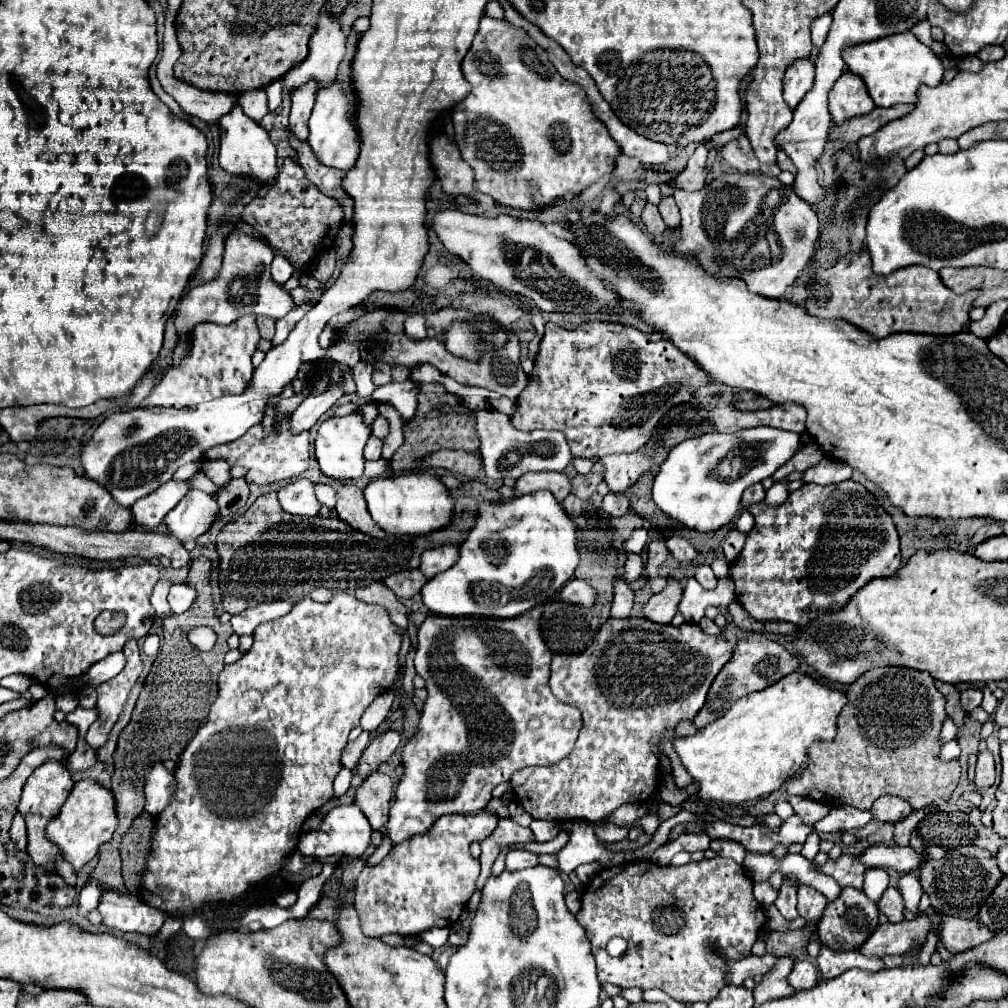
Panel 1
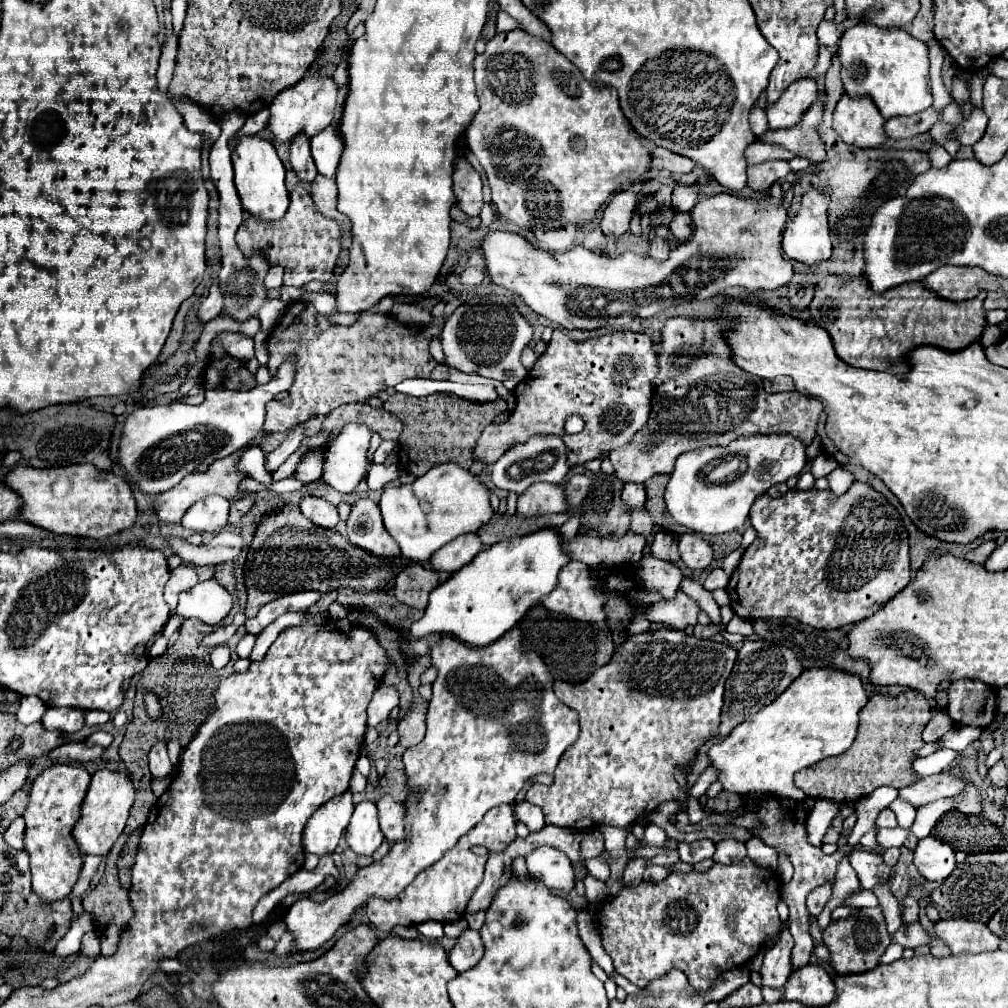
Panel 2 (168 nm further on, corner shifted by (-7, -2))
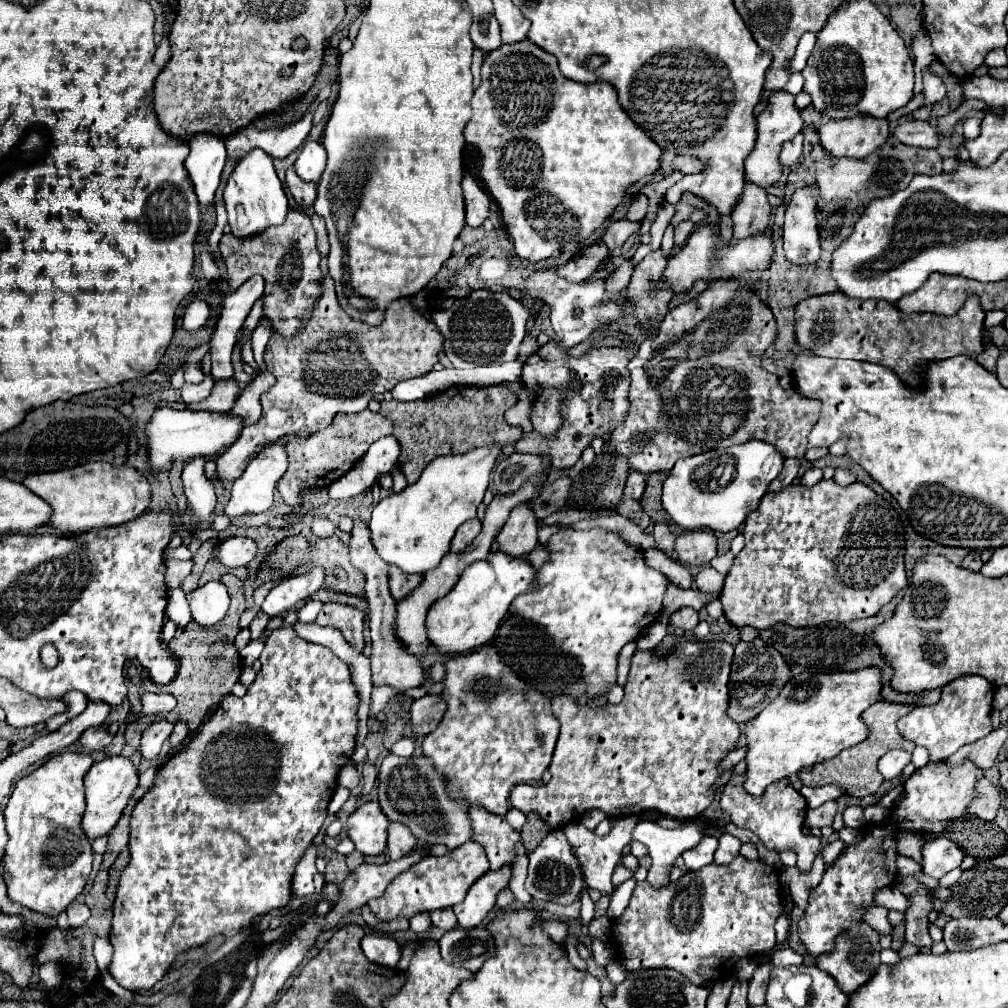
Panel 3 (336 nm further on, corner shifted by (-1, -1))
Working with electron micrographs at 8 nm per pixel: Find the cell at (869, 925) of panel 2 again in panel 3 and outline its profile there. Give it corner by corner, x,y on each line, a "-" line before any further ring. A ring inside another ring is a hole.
862,920
850,926
846,932
842,932
834,942
834,950
816,958
816,966
828,972
830,976
834,976
834,980
846,994
852,994
874,974
876,966
880,964
880,950
882,950
880,934
868,922

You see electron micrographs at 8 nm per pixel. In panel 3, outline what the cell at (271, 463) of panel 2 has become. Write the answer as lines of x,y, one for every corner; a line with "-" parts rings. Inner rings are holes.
282,444
266,446
254,460
250,460
244,474
238,480
234,480
230,500
224,508
224,514
230,518
236,518
242,514
266,512
272,506
272,494
274,494
274,486
278,482
278,476
282,476
286,472
286,468
288,468
288,456
286,456
284,446

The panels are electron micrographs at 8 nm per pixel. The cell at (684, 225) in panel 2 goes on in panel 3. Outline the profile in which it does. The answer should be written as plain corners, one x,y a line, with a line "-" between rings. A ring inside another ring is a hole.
684,220
684,222
680,222
678,226
676,226
676,234
674,234
674,242
678,244
678,246
682,246
686,240
688,240
688,236
692,234
692,230
696,228
696,224
694,222
690,222
690,220

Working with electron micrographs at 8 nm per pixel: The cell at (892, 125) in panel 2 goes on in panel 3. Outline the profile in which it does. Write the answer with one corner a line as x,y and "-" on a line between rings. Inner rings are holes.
906,120
898,124
892,132
894,138
898,138
902,144
908,146
922,146
922,148
934,148
938,144
938,132
930,126
930,122
920,120

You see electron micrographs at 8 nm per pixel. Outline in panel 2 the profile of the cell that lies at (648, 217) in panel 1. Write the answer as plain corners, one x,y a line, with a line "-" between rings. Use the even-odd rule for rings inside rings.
654,239
652,245
650,245
650,257
656,259
656,261
664,261
670,253
670,247
668,247
668,241
666,239

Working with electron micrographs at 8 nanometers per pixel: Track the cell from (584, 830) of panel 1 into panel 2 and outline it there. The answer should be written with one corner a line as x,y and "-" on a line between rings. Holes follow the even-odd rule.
647,825
644,829
644,835
645,836
642,842
638,841
636,849
626,849
630,857
634,857
644,845
656,845
656,847
664,847
668,839
668,835
664,829
660,829
660,827
656,827
656,825

